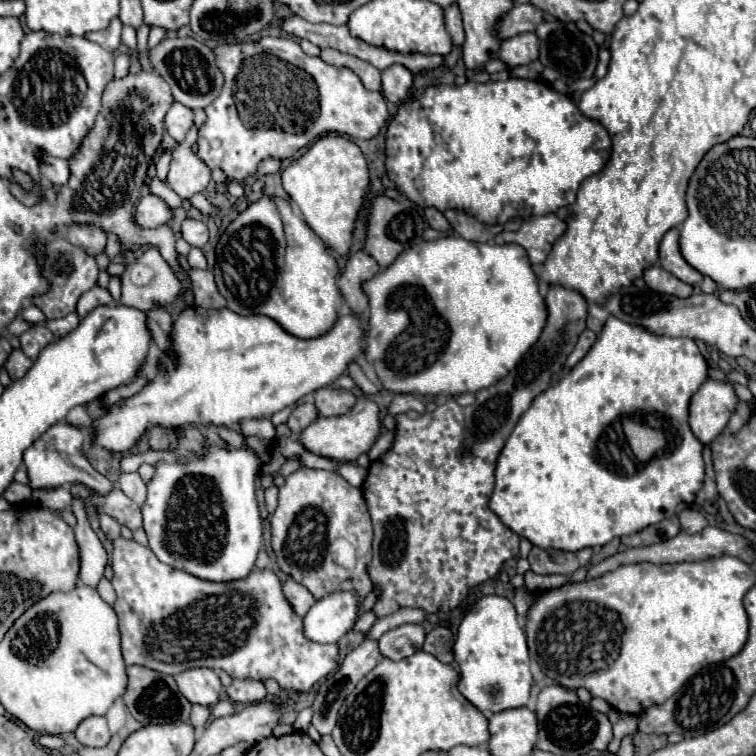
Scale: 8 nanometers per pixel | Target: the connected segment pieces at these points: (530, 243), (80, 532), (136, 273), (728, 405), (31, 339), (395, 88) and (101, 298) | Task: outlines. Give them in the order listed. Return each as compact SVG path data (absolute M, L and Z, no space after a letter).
M532 216L516 232L500 232L496 244L520 244L530 258L530 264L542 264L552 250L552 244L566 232L566 224L556 216Z
M74 500L72 502L72 510L74 516L78 520L74 534L76 534L76 542L80 548L80 572L78 578L82 584L96 588L96 584L102 578L104 566L106 566L106 550L102 548L98 536L92 532L88 518L86 518L86 508L82 500Z
M148 248L136 262L126 264L120 280L120 304L142 312L150 310L154 304L164 306L182 292L178 278L156 248Z
M706 380L690 400L688 424L694 436L702 444L710 444L718 434L724 432L736 402L738 396L730 386L716 380Z
M34 324L20 336L20 348L30 360L36 360L40 350L54 340L56 340L56 336L44 324Z
M392 64L382 72L382 94L386 100L400 104L408 98L412 86L412 72L402 64Z
M96 284L94 288L90 288L88 292L84 292L84 294L80 296L76 312L78 312L78 316L80 316L80 318L84 318L92 308L96 308L96 306L100 306L100 304L114 306L114 304L116 304L116 300L110 296L110 292L108 292L106 288L100 288L100 286Z

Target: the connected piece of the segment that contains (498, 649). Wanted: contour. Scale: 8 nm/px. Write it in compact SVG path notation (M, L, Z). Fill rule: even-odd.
M484 596L464 616L454 640L454 666L460 674L458 690L484 714L498 714L528 704L532 672L526 648L526 634L518 624L516 610L508 598Z

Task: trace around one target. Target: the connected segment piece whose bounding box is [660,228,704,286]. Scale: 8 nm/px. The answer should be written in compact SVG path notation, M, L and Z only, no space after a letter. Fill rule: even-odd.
M672 228L664 234L662 242L660 242L660 266L674 274L678 280L686 282L686 284L700 284L702 282L702 274L696 272L680 254L678 248L678 228Z

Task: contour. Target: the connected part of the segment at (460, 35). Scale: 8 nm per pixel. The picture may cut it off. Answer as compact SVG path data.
M452 4L444 10L444 20L446 20L448 34L452 36L452 42L462 44L464 42L464 28L462 28L462 16L460 16L458 4Z

